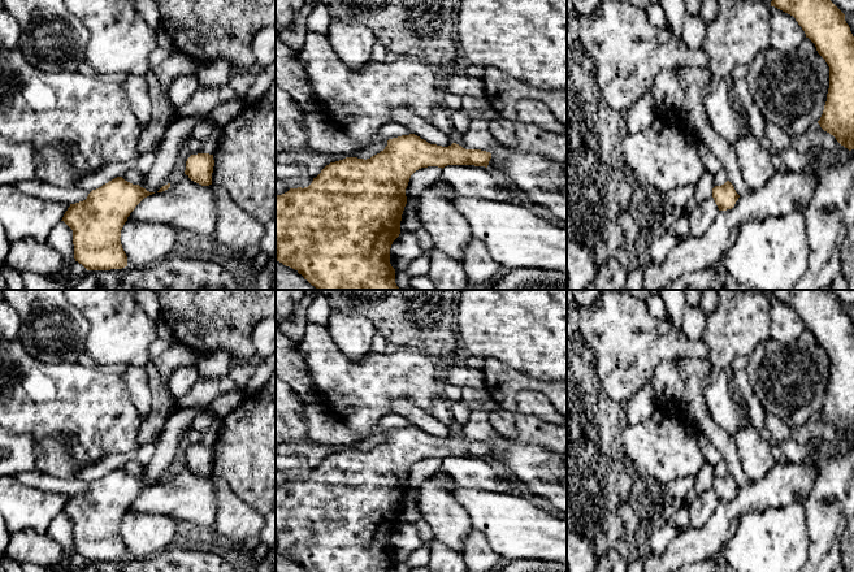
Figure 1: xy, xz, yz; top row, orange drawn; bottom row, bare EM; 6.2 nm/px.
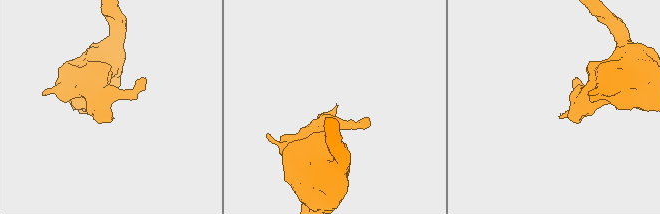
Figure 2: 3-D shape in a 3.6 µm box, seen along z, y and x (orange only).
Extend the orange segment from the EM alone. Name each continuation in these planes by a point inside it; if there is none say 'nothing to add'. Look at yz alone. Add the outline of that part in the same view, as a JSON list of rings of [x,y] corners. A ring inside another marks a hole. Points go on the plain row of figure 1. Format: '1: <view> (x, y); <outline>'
nothing to add

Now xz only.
nothing to add

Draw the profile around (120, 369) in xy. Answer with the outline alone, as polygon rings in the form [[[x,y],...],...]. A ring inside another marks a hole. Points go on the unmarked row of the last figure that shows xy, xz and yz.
[[[99,364],[96,369],[103,373],[114,373],[114,374],[123,374],[129,368],[129,364],[112,364],[112,365],[101,365]]]

